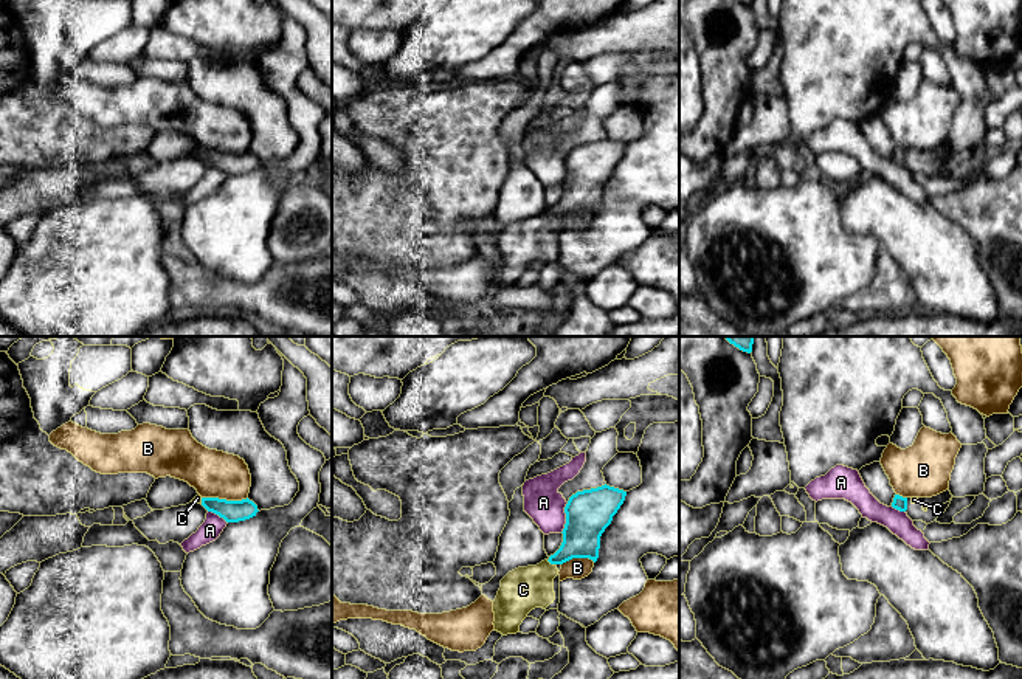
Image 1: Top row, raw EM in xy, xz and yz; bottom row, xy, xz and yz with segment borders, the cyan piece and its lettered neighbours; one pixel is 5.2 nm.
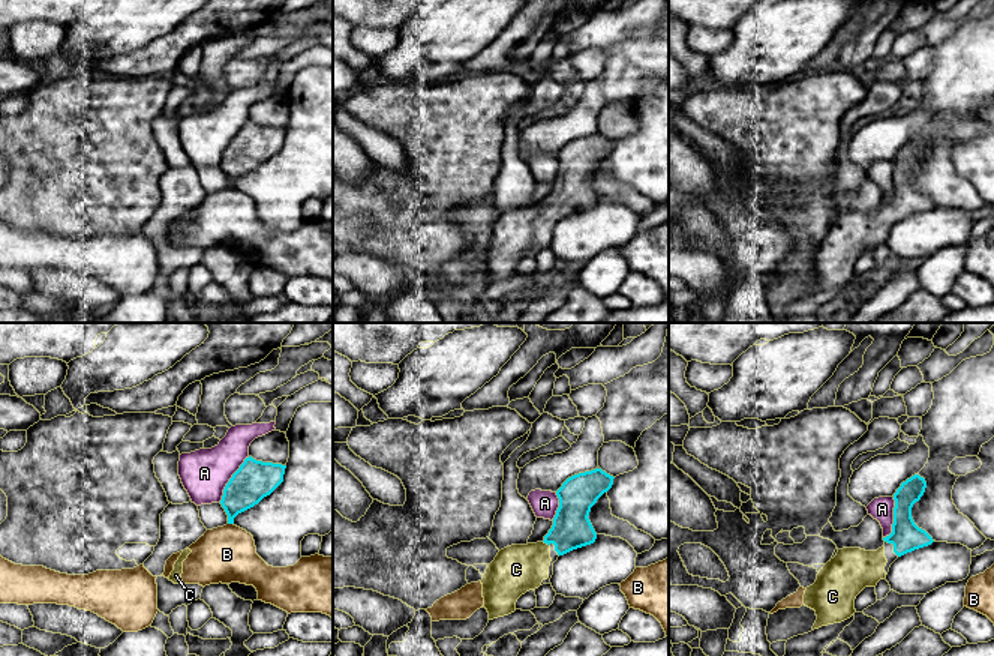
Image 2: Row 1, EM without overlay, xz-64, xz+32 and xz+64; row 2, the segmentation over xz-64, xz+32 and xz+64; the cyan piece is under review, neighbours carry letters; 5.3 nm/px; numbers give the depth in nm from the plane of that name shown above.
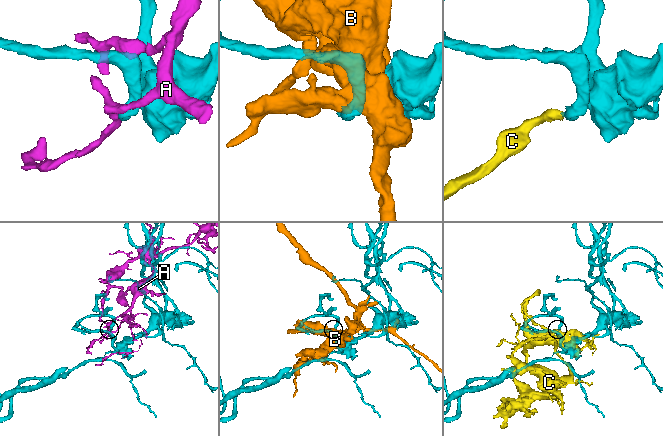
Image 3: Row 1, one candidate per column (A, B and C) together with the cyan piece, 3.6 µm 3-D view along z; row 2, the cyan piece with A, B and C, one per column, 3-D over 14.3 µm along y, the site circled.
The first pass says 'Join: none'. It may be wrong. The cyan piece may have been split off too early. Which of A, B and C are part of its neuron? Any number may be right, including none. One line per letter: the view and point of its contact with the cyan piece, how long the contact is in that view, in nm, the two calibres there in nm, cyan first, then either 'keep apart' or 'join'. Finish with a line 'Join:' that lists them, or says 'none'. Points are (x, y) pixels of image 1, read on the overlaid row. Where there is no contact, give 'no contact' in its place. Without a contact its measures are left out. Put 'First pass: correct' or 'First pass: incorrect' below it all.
A: contact xz (566, 518); length 170 nm; calibres 240 and 200 nm; keep apart
B: contact xy (225, 499); length 240 nm; calibres 110 and 240 nm; keep apart
C: contact xz (549, 561); length 50 nm; calibres 200 and 220 nm; join
Join: C
First pass: incorrect

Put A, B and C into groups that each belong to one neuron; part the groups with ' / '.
A / B / C

